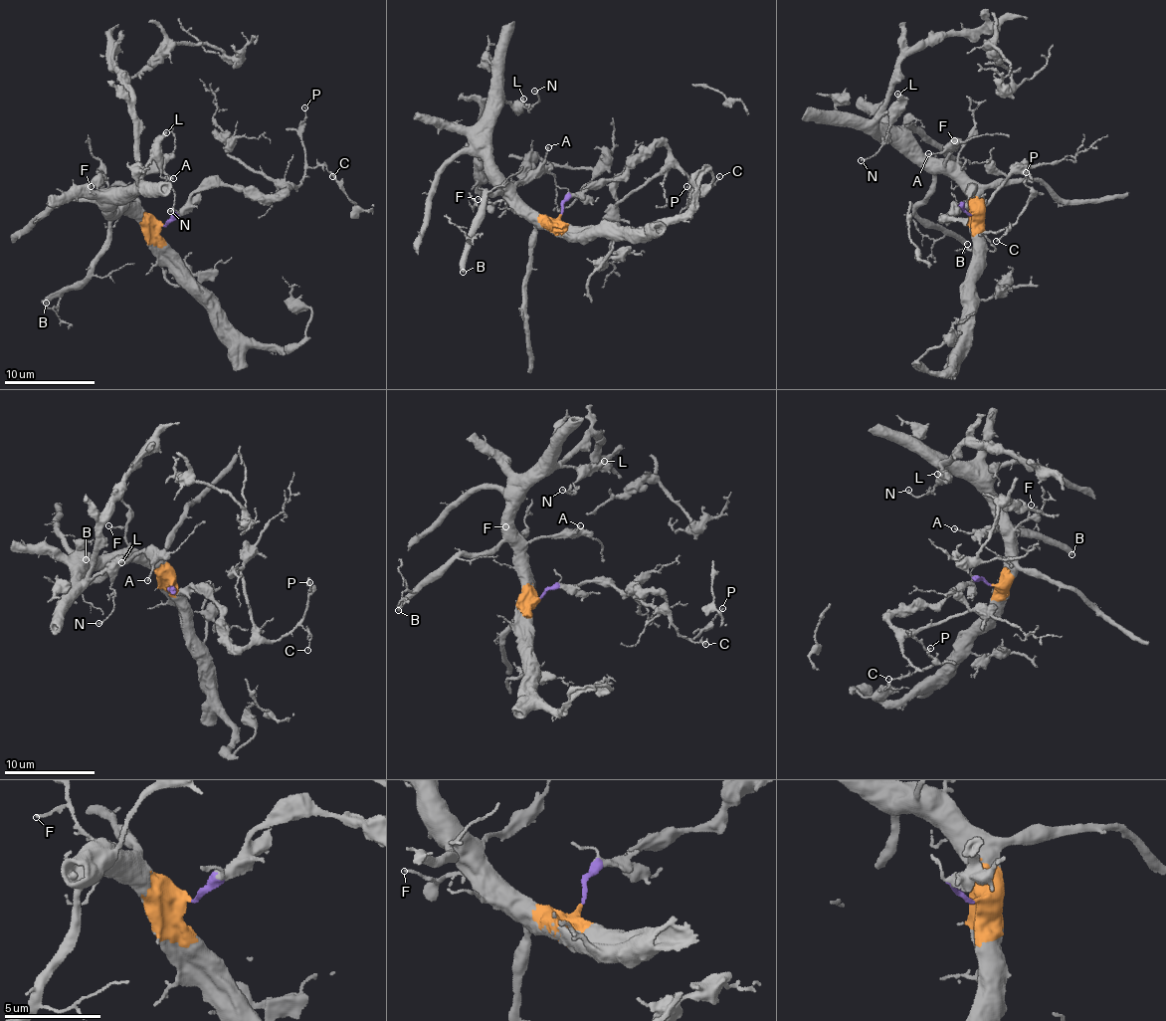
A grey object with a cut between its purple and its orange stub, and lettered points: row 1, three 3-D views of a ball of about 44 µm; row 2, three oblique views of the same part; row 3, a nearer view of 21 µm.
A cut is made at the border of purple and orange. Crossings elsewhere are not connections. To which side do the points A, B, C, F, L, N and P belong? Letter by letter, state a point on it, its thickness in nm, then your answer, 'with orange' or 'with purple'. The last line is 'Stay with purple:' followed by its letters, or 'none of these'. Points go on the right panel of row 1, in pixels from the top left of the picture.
A: place (928, 153); calibre 140 nm; with orange
B: place (967, 244); calibre 400 nm; with orange
C: place (996, 241); calibre 100 nm; with purple
F: place (954, 140); calibre 120 nm; with orange
L: place (897, 94); calibre 320 nm; with orange
N: place (861, 160); calibre 130 nm; with orange
P: place (1026, 172); calibre 110 nm; with purple
Stay with purple: C, P

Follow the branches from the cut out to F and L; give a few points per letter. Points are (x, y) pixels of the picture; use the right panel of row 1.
F: (970, 215), (973, 208), (968, 176), (959, 165), (961, 146), (953, 141)
L: (970, 215), (970, 194), (949, 173), (912, 156), (876, 123), (897, 94)

